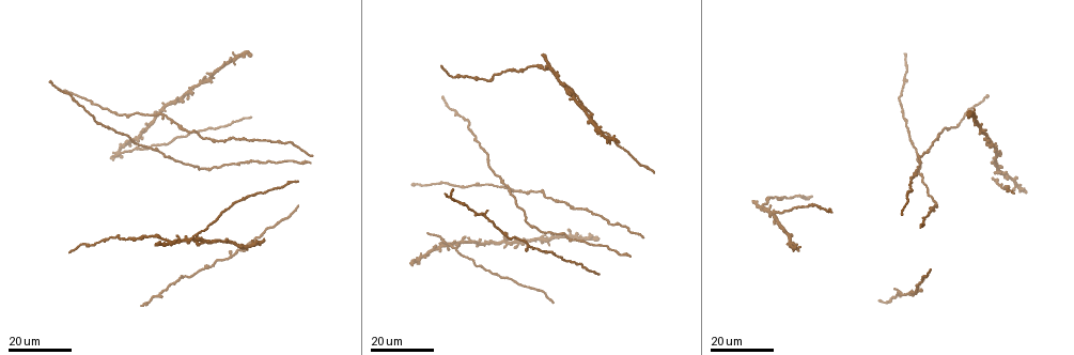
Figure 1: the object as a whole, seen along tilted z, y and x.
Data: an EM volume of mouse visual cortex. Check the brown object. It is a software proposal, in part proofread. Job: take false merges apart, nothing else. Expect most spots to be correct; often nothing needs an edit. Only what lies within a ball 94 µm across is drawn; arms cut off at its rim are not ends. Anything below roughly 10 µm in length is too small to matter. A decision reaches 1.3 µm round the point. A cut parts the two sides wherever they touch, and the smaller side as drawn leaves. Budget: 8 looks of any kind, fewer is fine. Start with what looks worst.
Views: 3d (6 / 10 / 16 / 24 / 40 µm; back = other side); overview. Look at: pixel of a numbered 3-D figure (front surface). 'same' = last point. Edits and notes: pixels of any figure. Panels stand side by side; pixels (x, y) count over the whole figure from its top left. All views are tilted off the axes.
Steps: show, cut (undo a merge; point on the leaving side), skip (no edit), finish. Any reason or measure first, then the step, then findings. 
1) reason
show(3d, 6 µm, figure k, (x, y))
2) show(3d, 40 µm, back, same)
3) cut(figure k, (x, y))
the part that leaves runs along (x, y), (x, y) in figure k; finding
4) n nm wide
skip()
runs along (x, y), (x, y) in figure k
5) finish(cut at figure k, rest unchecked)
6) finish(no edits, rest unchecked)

four arms meet
show(3d, 24 µm, figure 1, (506, 243))

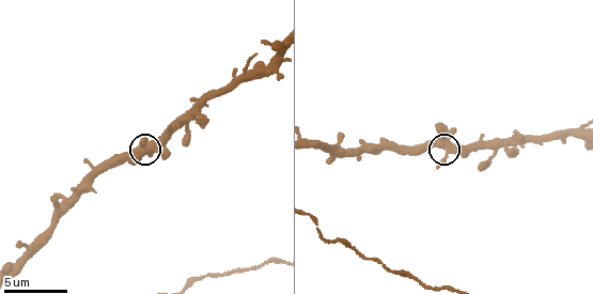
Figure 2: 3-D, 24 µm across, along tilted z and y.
show(3d, 10 µm, figure 2, (441, 142))

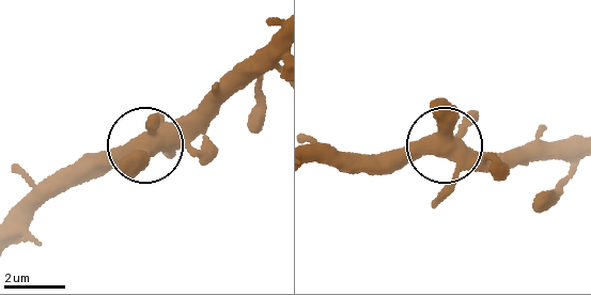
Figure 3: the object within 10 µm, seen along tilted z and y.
470 nm wide
skip()
continuous, no second cell

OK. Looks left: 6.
three-way junction
show(3d, 24 µm, figure 1, (484, 216))

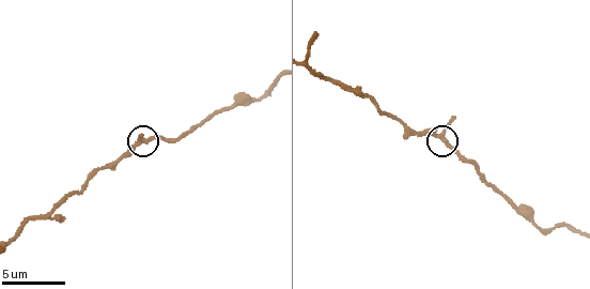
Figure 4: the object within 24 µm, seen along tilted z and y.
show(3d, 6 µm, figure 4, (443, 140))

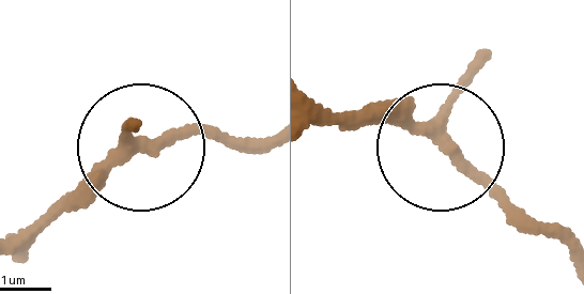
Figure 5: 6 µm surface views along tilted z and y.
3 arms
skip()
runs along (572, 250), (410, 128), (310, 95) in figure 5; all the same cell

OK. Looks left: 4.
three-way junction
show(3d, 24 µm, figure 1, (529, 246))

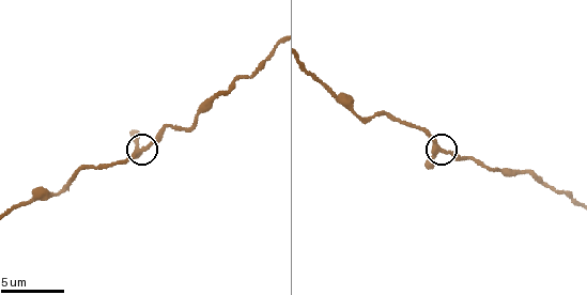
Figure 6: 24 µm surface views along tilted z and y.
show(3d, 6 µm, figure 6, (147, 146))

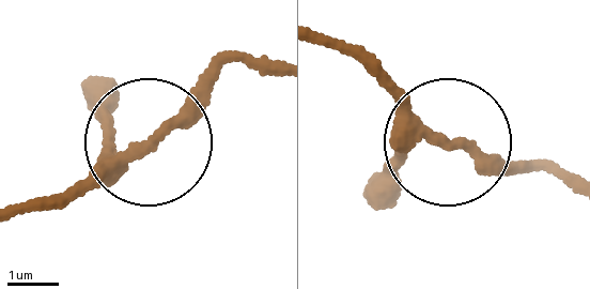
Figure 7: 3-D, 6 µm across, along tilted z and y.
skip()
runs along (579, 188), (430, 132), (346, 56) in figure 7; all the same cell

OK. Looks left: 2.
calibre changes
show(3d, 10 µm, figure 6, (30, 204))

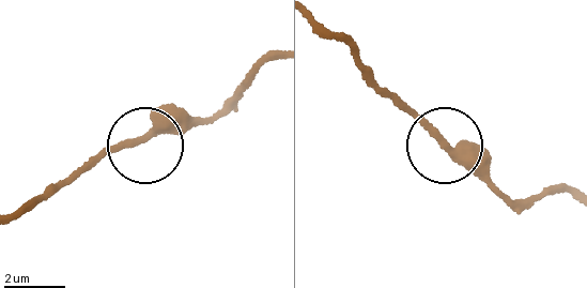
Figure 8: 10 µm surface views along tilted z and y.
skip()
runs along (272, 58), (205, 118), (96, 153), (60, 183) in figure 8; all the same cell

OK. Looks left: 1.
finish(no edits, rest unchecked)

